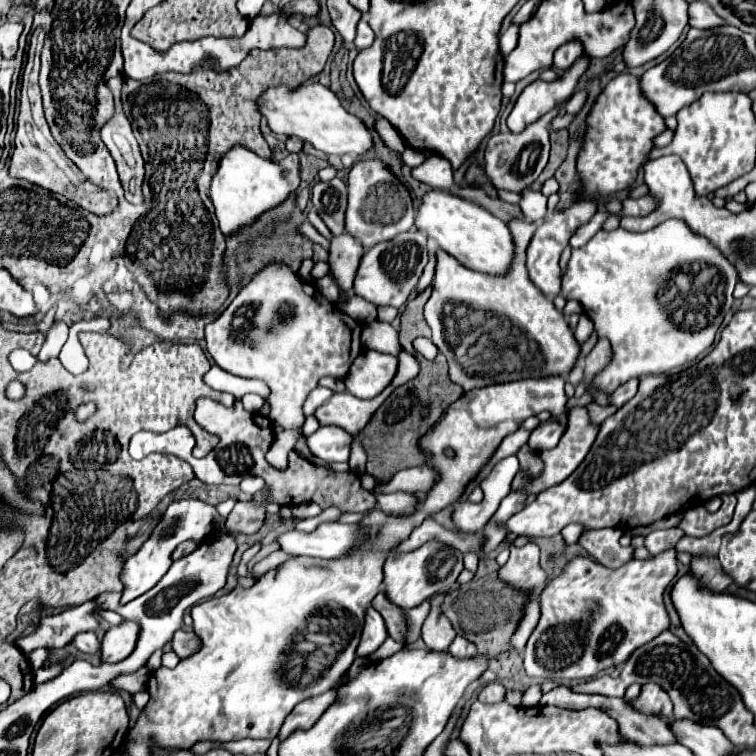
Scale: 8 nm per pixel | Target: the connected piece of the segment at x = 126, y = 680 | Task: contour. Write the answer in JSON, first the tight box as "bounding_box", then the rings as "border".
{"bounding_box":[109,665,151,693],"border":[[[143,665],[141,669],[137,669],[137,673],[121,673],[121,677],[115,677],[113,681],[109,681],[109,685],[117,691],[127,691],[127,693],[137,693],[141,689],[145,689],[145,681],[149,681],[151,671],[147,669],[147,665]]]}

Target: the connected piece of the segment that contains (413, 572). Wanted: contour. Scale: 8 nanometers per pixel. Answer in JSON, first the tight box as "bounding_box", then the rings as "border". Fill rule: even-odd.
{"bounding_box":[383,541,463,611],"border":[[[429,541],[415,551],[391,553],[385,559],[383,591],[393,605],[407,611],[407,609],[419,607],[425,599],[433,597],[435,593],[451,587],[457,581],[461,571],[463,571],[463,553],[461,551],[457,551],[449,545],[441,545],[439,541]]]}

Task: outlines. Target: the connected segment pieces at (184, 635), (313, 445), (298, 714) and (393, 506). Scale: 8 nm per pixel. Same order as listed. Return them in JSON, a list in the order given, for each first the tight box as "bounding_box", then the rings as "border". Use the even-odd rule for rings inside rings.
[{"bounding_box":[171,629,201,659],"border":[[[179,629],[173,639],[171,639],[171,645],[173,645],[173,651],[177,653],[179,659],[185,659],[185,657],[191,657],[193,653],[197,653],[197,649],[201,647],[201,641],[199,637],[193,633],[193,631],[183,631]]]},{"bounding_box":[307,425,353,461],"border":[[[327,425],[327,427],[317,429],[317,433],[309,435],[307,443],[313,455],[323,461],[349,461],[353,437],[349,437],[345,429]]]},{"bounding_box":[279,691,337,741],"border":[[[327,691],[327,693],[319,695],[319,697],[301,701],[289,713],[289,717],[285,719],[285,723],[281,725],[281,729],[279,729],[279,741],[285,741],[291,733],[295,733],[299,729],[305,731],[305,729],[313,727],[313,723],[317,723],[317,719],[323,715],[323,711],[335,701],[335,695],[337,695],[337,691]]]},{"bounding_box":[377,491,417,515],"border":[[[403,491],[389,493],[389,495],[383,495],[383,493],[377,495],[377,507],[383,509],[385,513],[397,513],[397,515],[399,513],[413,513],[415,505],[417,505],[417,499],[409,493],[403,493]]]}]

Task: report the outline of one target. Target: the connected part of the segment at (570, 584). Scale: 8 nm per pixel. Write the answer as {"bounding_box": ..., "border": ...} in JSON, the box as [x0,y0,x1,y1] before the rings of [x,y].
{"bounding_box":[523,549,675,681],"border":[[[675,549],[661,551],[643,561],[631,559],[619,569],[603,567],[589,557],[575,557],[573,561],[569,561],[565,571],[557,575],[541,593],[541,619],[523,651],[527,675],[553,681],[591,679],[603,669],[623,665],[633,653],[633,649],[645,645],[669,627],[669,617],[663,605],[663,591],[675,579],[675,575]]]}

